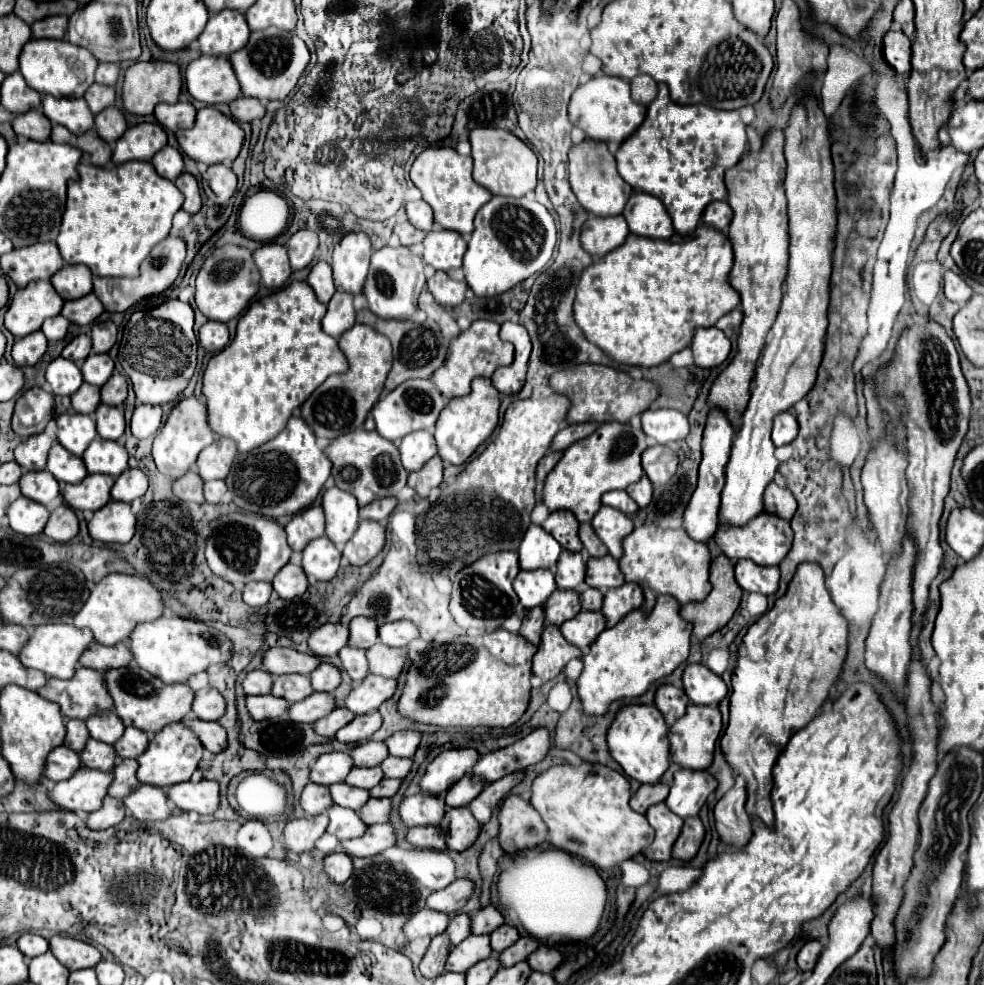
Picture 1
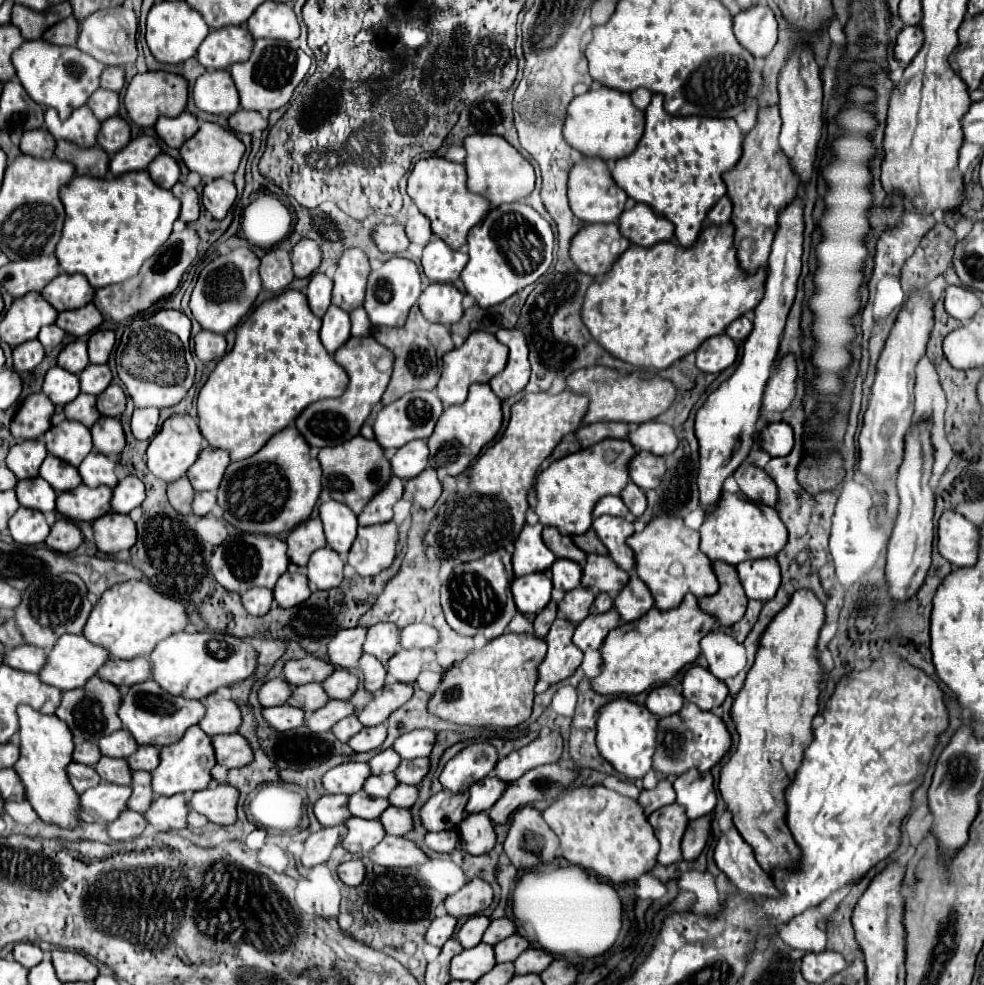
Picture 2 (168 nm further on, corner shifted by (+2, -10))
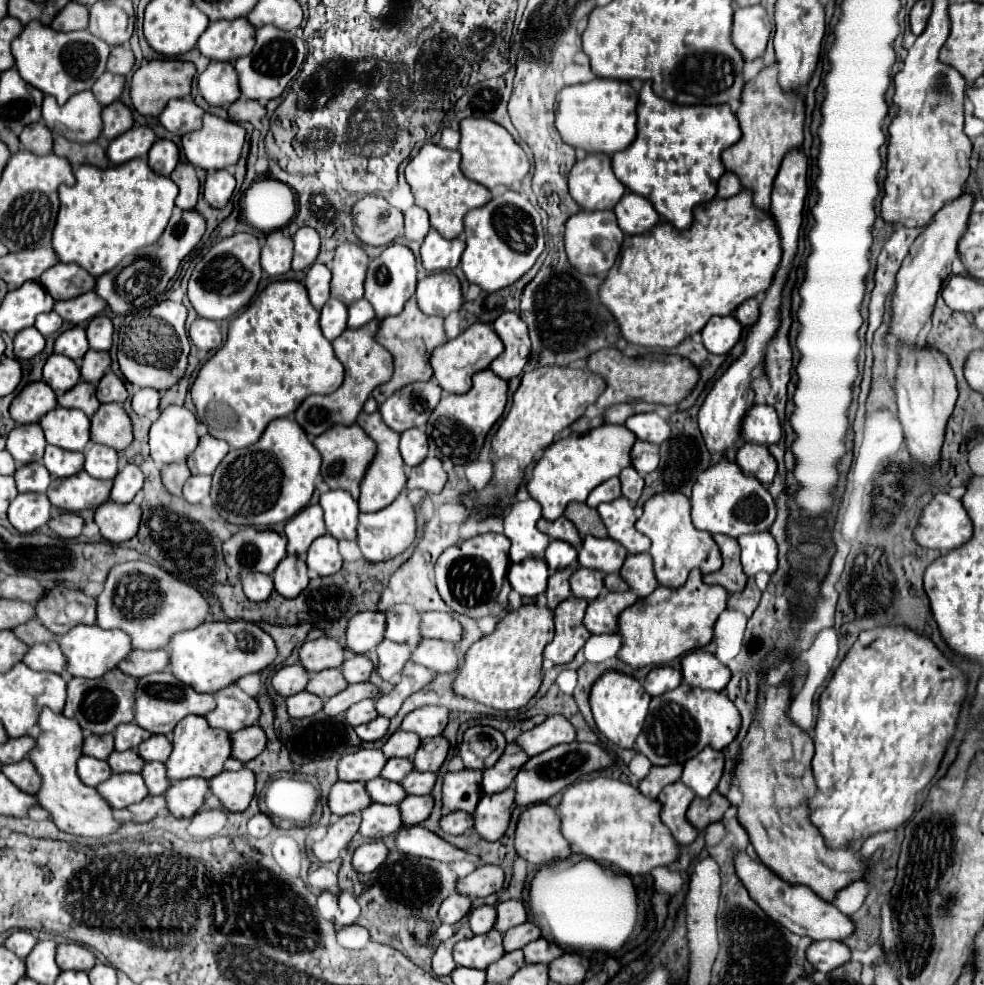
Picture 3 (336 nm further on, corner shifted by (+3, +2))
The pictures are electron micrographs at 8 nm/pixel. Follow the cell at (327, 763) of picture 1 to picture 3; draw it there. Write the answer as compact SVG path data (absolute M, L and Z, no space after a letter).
M359 749L357 753L345 755L337 763L337 777L341 781L371 781L379 777L387 757L379 749Z

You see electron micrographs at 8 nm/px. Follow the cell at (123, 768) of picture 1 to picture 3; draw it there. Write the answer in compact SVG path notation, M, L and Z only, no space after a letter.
M157 761L155 763L145 763L141 775L143 775L143 781L149 789L149 795L161 795L169 787L169 781L165 777L165 765L161 765Z

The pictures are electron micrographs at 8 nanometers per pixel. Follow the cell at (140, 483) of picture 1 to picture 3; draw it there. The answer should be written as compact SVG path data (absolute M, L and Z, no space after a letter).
M125 465L113 481L115 483L113 483L111 499L115 503L129 503L133 501L135 493L143 487L143 473L137 465Z

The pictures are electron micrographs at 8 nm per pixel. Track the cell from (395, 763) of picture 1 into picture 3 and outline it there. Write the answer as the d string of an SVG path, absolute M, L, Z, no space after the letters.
M443 737L421 739L421 745L413 755L413 765L417 771L439 771L439 767L447 759L447 751L449 741Z

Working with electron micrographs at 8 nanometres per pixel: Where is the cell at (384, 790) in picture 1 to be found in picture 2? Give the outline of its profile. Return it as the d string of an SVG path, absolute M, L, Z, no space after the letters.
M400 783L394 789L394 793L390 793L390 797L388 797L388 801L392 805L396 805L396 807L408 807L408 809L416 803L416 799L418 799L418 787L404 785L404 783Z

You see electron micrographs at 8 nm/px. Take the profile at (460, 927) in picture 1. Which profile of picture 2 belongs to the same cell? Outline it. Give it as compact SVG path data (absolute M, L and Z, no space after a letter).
M474 915L470 917L458 931L458 941L462 943L464 949L472 949L476 947L480 941L482 941L482 935L486 931L486 927L490 925L490 917L484 917L484 915Z

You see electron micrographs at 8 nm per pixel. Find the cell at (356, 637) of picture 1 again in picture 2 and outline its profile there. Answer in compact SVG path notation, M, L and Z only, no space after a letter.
M376 623L368 629L364 653L370 653L378 657L382 663L388 663L388 659L398 651L398 639L400 639L400 627L396 623Z

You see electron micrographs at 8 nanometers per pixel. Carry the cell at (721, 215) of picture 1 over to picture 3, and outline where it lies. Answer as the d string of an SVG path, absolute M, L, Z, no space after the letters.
M727 171L727 173L721 177L719 185L717 185L717 197L719 197L719 199L727 199L727 197L737 195L739 191L741 191L739 179L737 179L733 173Z

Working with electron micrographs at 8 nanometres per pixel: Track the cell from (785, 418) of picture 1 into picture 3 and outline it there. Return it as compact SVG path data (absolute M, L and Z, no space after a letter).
M753 405L743 421L743 437L753 443L773 445L781 439L781 425L775 409L769 405Z

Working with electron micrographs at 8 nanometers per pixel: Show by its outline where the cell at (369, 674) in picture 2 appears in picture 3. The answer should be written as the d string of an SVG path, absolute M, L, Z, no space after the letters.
M383 639L383 641L375 647L375 653L377 653L377 661L379 661L379 663L377 663L377 673L379 673L379 677L381 677L383 681L391 681L391 679L403 669L403 665L409 661L411 647Z

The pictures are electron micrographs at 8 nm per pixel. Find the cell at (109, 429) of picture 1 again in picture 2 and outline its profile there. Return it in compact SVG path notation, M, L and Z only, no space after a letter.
M100 417L92 431L92 443L102 455L120 455L124 449L124 431L116 417Z

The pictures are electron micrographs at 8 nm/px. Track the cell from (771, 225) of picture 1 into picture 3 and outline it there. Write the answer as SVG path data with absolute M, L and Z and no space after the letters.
M777 65L761 69L759 75L743 87L741 107L737 111L743 137L735 145L725 149L721 153L721 159L725 169L739 177L743 189L753 193L753 205L761 211L769 211L773 179L777 177L783 157L803 145L803 109L805 105L801 95L785 97L785 93L781 91L777 83Z

